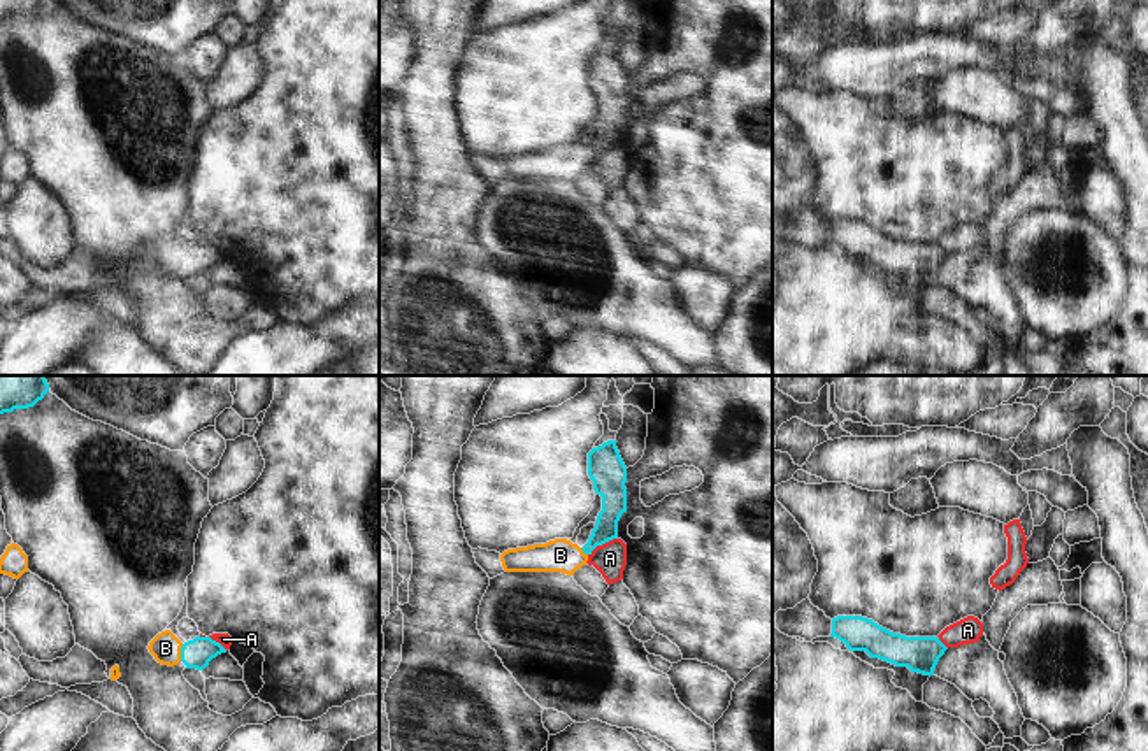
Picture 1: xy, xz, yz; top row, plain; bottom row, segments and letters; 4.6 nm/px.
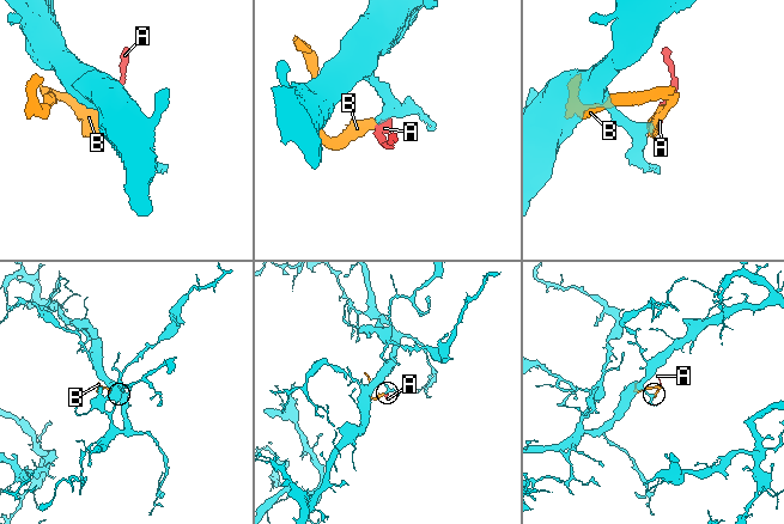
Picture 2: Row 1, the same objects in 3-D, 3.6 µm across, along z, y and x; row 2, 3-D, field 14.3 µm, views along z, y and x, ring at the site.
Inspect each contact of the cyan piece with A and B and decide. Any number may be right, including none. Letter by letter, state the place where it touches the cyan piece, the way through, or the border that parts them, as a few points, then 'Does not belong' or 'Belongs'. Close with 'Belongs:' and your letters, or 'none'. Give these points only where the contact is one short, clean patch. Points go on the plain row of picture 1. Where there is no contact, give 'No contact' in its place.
A: Touches cyan at xz (602, 150). Boundary: xz (617, 144), (599, 151), (588, 162). Does not belong
B: Touches cyan at xy (181, 260). Path across: xy (197, 260), (181, 260), (165, 255). Belongs
Belongs: B.

